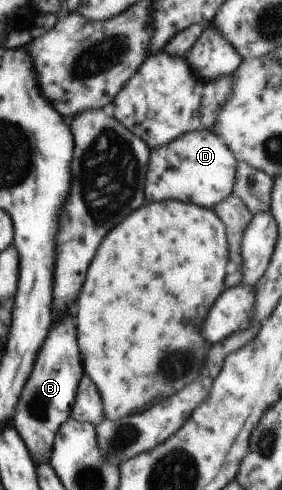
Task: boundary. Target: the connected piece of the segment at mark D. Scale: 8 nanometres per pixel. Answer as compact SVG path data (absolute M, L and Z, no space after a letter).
M191 131L157 150L151 150L145 198L149 202L179 200L213 209L234 190L238 160L211 131Z

